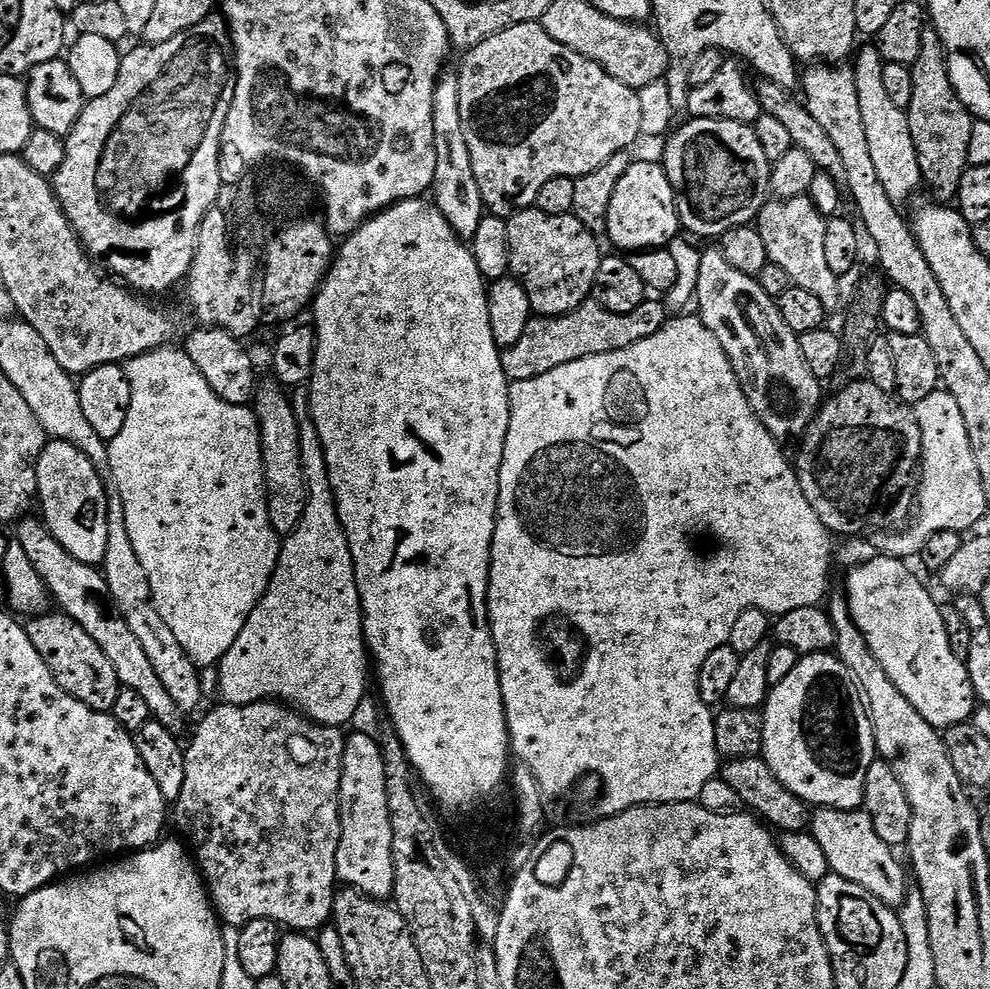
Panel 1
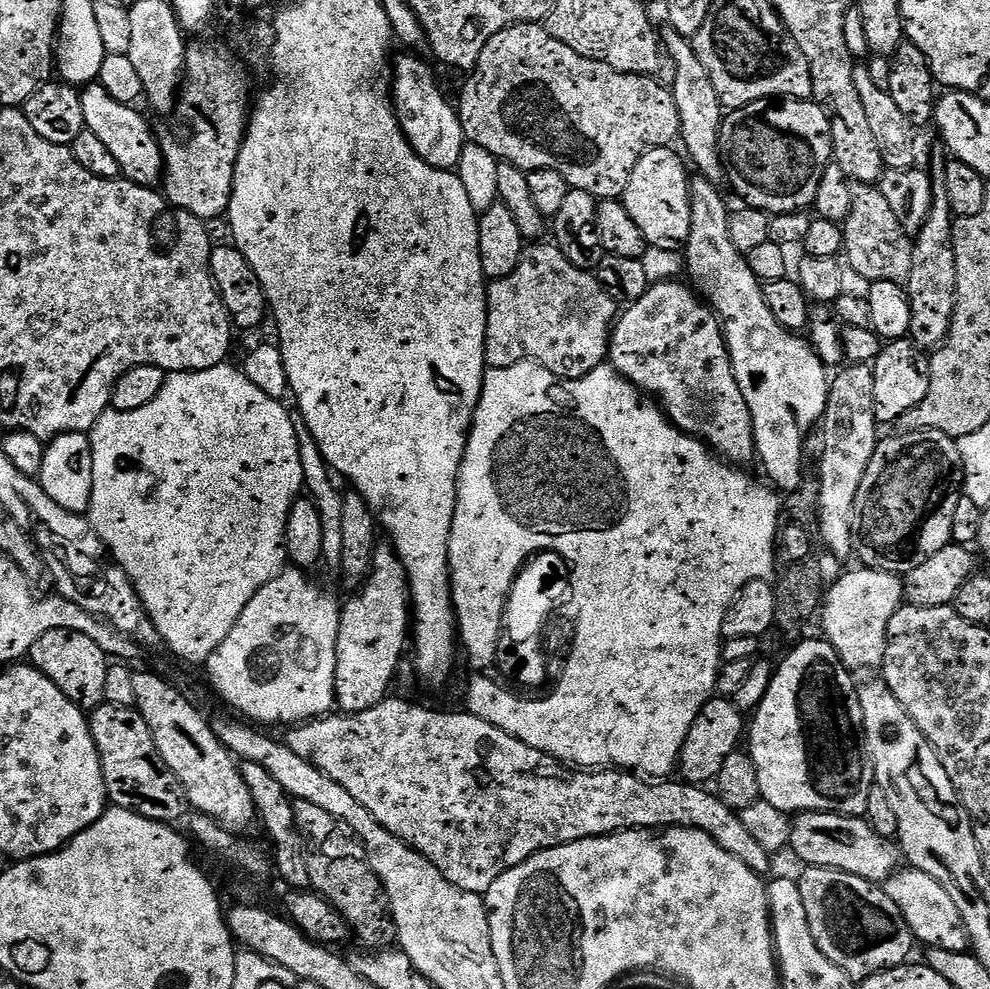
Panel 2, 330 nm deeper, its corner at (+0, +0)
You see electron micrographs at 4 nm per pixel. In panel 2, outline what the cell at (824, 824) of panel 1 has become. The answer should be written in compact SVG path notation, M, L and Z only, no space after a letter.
M911 866L901 867L886 882L886 891L898 910L902 910L913 937L919 943L921 940L928 948L969 951L968 931L958 906L954 906L954 898L950 898L950 894L946 894L944 887L934 878L930 878L930 874Z

